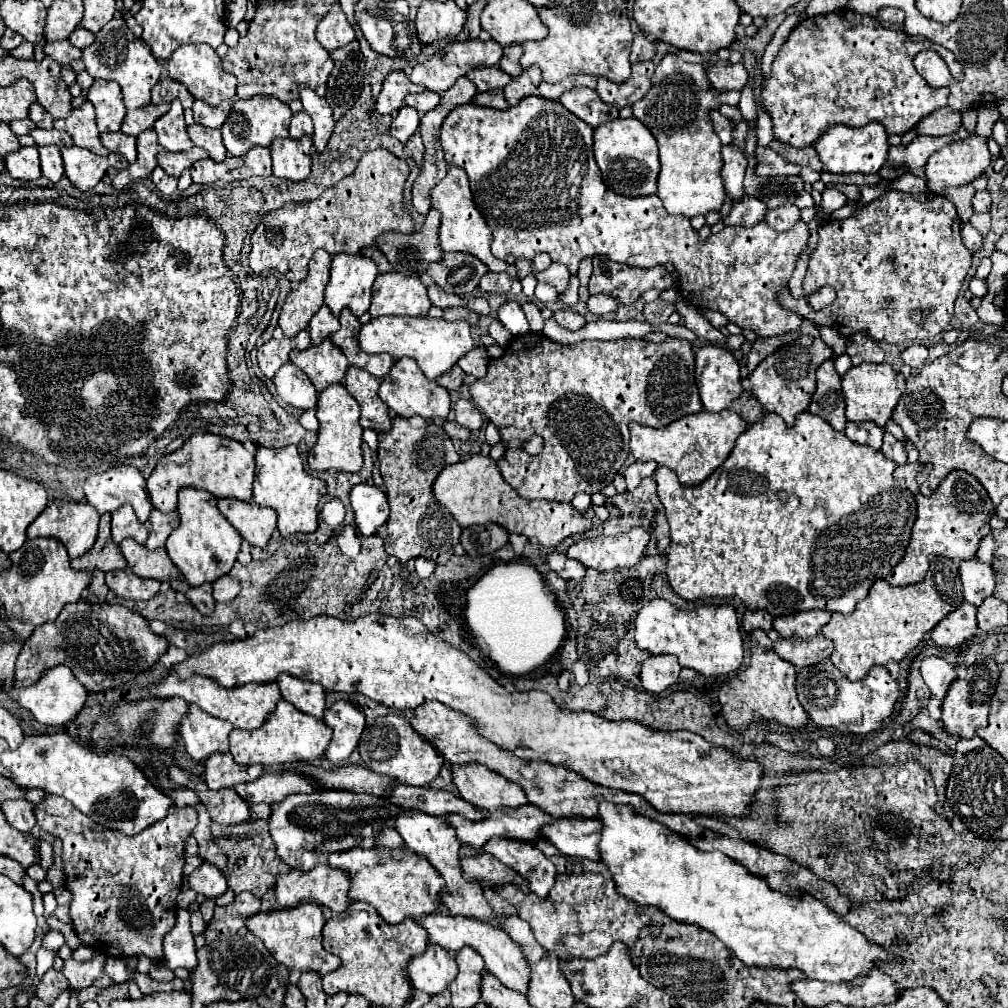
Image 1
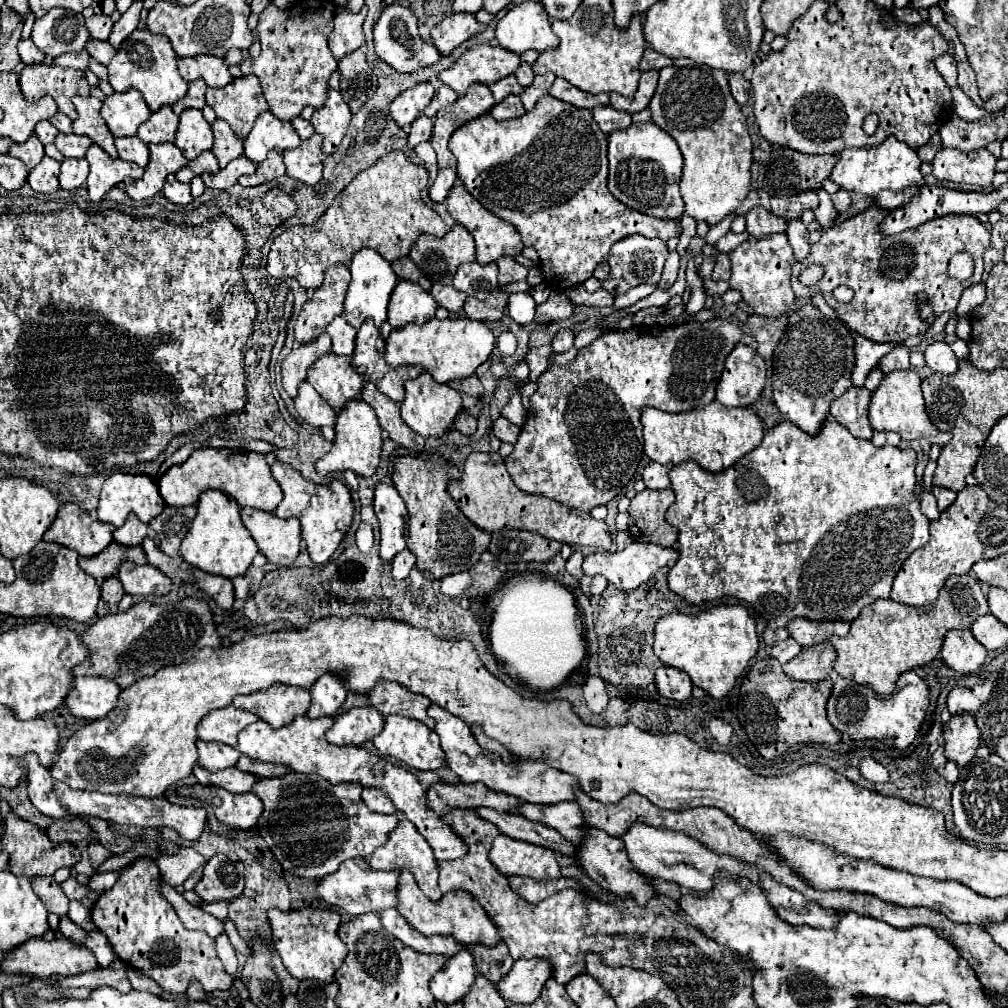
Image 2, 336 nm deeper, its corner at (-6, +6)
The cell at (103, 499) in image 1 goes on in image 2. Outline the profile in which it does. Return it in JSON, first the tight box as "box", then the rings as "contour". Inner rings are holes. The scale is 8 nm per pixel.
{"box":[98,473,164,527],"contour":[[[112,473],[108,481],[102,487],[100,493],[100,505],[98,505],[98,519],[104,523],[110,523],[114,527],[122,527],[126,517],[130,513],[136,513],[142,523],[150,523],[156,515],[160,515],[164,509],[164,499],[158,493],[156,483],[148,475],[130,475],[130,473]]]}

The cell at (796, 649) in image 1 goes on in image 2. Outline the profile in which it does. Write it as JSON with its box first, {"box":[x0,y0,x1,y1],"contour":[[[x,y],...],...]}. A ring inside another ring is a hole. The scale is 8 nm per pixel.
{"box":[782,641,836,683],"contour":[[[828,641],[818,647],[804,647],[792,661],[782,665],[782,671],[796,681],[818,683],[830,675],[834,661],[836,649]]]}

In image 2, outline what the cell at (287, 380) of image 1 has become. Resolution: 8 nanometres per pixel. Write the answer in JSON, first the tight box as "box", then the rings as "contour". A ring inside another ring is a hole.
{"box":[294,381,336,427],"contour":[[[308,381],[300,385],[294,405],[298,415],[312,427],[334,427],[336,423],[336,413],[332,411],[332,407],[328,407],[328,403],[324,403],[324,399],[314,391],[314,387]]]}

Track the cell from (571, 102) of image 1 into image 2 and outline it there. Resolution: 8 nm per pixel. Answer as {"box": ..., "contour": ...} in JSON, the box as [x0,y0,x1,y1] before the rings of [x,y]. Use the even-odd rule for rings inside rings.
{"box":[592,105,632,135],"contour":[[[610,105],[608,107],[594,107],[592,109],[592,115],[596,119],[596,123],[600,125],[600,129],[608,135],[612,131],[618,131],[618,129],[626,129],[632,121],[630,121],[630,113],[626,111],[616,111],[612,109]]]}

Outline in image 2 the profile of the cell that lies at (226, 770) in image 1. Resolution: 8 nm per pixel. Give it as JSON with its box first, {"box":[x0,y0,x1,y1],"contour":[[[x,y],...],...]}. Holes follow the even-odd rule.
{"box":[196,741,240,771],"contour":[[[196,741],[198,747],[198,763],[208,771],[222,771],[236,765],[236,759],[240,757],[238,749],[232,749],[224,743],[208,743],[208,741]]]}

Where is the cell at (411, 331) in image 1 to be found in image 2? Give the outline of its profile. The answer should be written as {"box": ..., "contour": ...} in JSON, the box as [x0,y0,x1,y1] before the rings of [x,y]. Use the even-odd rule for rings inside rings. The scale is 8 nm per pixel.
{"box":[386,319,494,383],"contour":[[[430,319],[422,325],[410,323],[402,329],[392,329],[386,341],[386,361],[392,367],[400,365],[422,365],[434,381],[448,383],[452,379],[462,379],[474,375],[478,365],[482,365],[492,349],[494,349],[494,335],[490,327],[482,321],[472,319]]]}

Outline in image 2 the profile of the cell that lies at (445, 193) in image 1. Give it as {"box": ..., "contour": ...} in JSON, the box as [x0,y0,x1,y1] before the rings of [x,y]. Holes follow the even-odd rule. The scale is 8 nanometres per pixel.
{"box":[446,185,524,265],"contour":[[[454,185],[454,187],[452,187],[452,191],[450,191],[448,199],[446,199],[446,205],[448,205],[450,217],[452,217],[456,223],[464,225],[464,227],[472,233],[472,237],[474,237],[474,241],[476,241],[476,261],[478,261],[480,265],[498,261],[500,257],[506,257],[506,255],[508,255],[508,257],[516,257],[516,255],[522,253],[522,247],[524,247],[524,245],[522,245],[522,239],[520,239],[520,233],[516,231],[516,227],[510,225],[508,221],[504,221],[504,219],[492,215],[490,211],[486,211],[472,195],[464,189],[464,185]]]}

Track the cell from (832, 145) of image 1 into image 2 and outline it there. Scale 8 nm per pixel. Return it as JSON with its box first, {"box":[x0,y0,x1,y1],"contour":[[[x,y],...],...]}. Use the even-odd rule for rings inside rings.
{"box":[830,137,924,195],"contour":[[[888,137],[880,147],[862,147],[862,149],[844,149],[840,159],[830,175],[830,179],[846,191],[856,191],[864,195],[876,195],[882,189],[888,191],[904,191],[908,187],[922,187],[924,175],[920,173],[920,157],[914,149],[910,149],[904,141],[896,137]]]}

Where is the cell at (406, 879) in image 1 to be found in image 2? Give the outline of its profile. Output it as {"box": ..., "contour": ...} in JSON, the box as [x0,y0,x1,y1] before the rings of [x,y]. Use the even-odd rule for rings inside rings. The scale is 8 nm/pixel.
{"box":[398,871,502,945],"contour":[[[408,871],[400,873],[400,903],[398,903],[398,911],[408,919],[408,923],[418,929],[422,935],[450,935],[454,937],[460,945],[498,945],[502,939],[498,935],[496,925],[490,921],[490,917],[486,915],[486,911],[482,909],[482,905],[472,899],[472,895],[462,893],[462,891],[450,891],[446,895],[442,895],[442,899],[430,901],[420,887],[416,887],[416,881],[412,879],[412,875]]]}

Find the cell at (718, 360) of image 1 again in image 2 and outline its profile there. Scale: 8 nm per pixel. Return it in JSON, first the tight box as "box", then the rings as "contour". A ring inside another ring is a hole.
{"box":[716,343,766,407],"contour":[[[738,343],[726,359],[716,387],[716,401],[726,407],[748,407],[766,385],[766,363],[758,351]]]}

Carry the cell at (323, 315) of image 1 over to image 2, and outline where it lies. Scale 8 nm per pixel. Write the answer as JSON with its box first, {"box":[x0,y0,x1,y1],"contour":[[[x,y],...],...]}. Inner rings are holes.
{"box":[326,317,356,357],"contour":[[[336,317],[326,331],[332,337],[332,353],[336,355],[346,355],[350,357],[354,353],[354,339],[356,339],[356,329],[348,325],[344,317]]]}

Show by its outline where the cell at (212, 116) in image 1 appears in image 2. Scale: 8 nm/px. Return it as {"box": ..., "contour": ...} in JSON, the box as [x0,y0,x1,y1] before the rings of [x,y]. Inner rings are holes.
{"box":[206,75,268,139],"contour":[[[254,75],[234,79],[224,89],[208,89],[206,103],[224,119],[240,139],[246,139],[260,113],[268,111],[260,81]]]}

